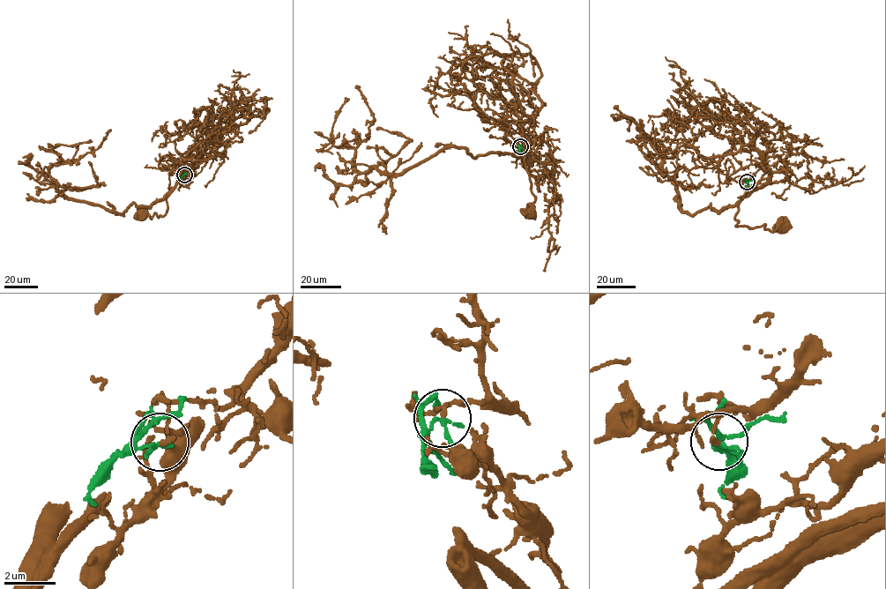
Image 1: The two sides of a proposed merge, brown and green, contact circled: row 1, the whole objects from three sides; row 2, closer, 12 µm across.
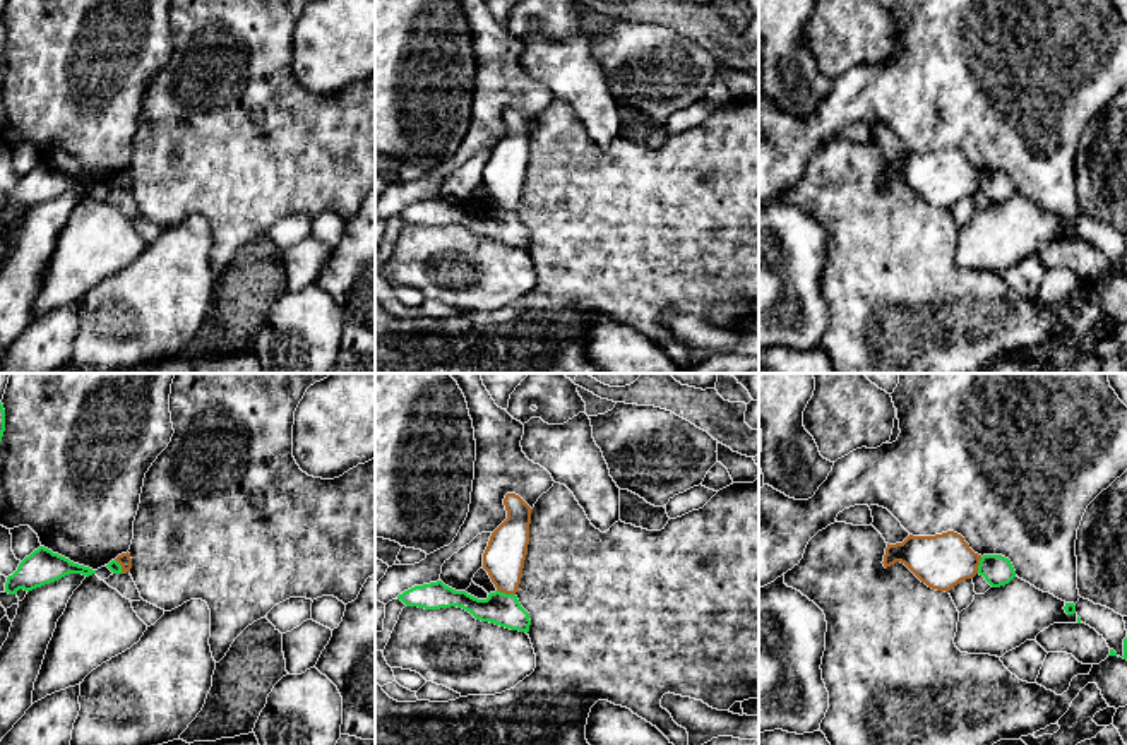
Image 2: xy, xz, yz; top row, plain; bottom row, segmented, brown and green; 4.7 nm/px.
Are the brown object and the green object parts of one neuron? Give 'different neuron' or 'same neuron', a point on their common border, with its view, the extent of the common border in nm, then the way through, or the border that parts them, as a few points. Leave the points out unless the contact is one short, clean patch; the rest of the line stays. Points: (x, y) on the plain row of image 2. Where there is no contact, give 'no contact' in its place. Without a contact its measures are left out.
different neuron; contact xz (506, 209); length 90 nm; border xz (497, 206), (514, 211)

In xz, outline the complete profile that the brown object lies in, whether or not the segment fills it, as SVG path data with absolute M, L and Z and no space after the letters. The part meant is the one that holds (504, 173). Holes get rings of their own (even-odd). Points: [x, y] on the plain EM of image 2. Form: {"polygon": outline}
{"polygon": "M516 110L504 115L507 135L492 149L483 185L497 207L516 211L529 161L531 123Z"}

